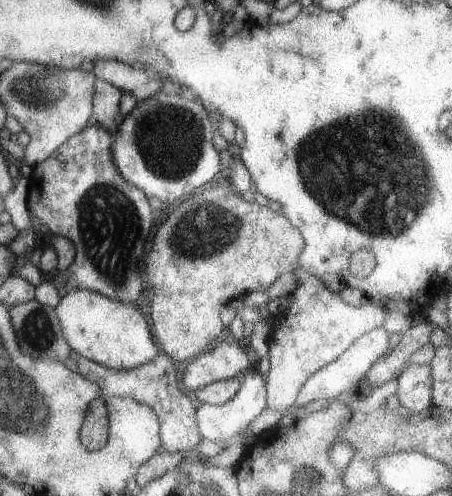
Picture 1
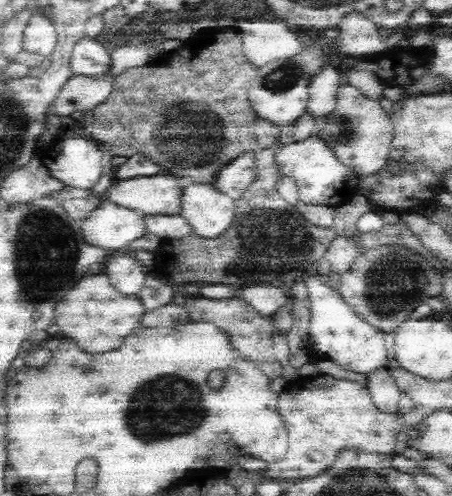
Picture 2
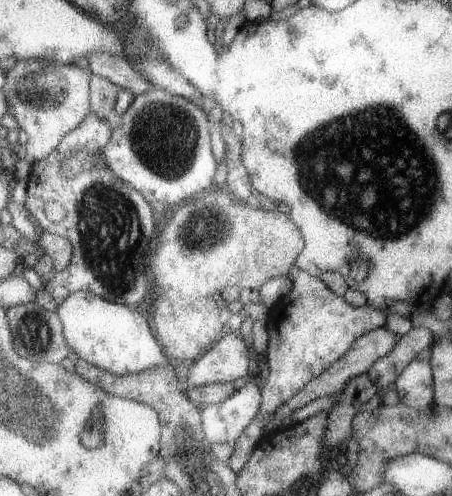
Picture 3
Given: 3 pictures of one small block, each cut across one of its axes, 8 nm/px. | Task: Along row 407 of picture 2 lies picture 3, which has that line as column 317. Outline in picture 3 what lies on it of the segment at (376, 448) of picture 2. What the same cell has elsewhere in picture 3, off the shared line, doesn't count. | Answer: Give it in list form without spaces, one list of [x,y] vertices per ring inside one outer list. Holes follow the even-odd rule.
[[[293,268],[293,290],[281,300],[275,310],[271,310],[271,342],[267,350],[265,362],[271,368],[271,374],[263,386],[263,408],[261,414],[277,414],[291,398],[295,398],[317,374],[333,366],[339,358],[343,358],[353,342],[375,328],[385,326],[385,312],[377,310],[369,304],[353,308],[345,302],[343,296],[333,294],[321,278]]]

